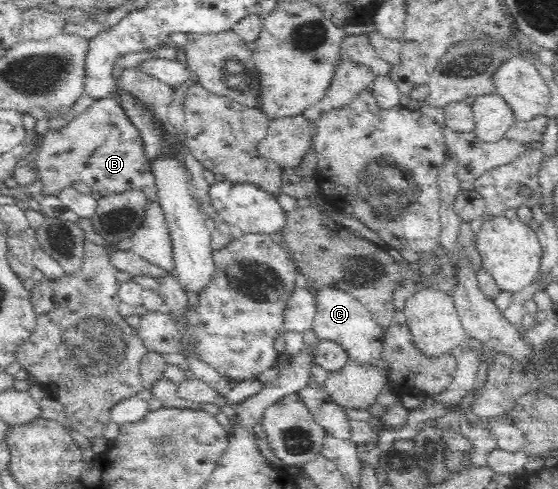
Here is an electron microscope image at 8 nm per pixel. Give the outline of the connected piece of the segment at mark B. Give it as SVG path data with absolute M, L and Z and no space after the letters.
M113 95L97 99L83 114L69 118L63 128L57 131L50 129L36 139L38 175L43 184L41 198L57 196L61 190L79 182L101 196L155 185L144 138Z

